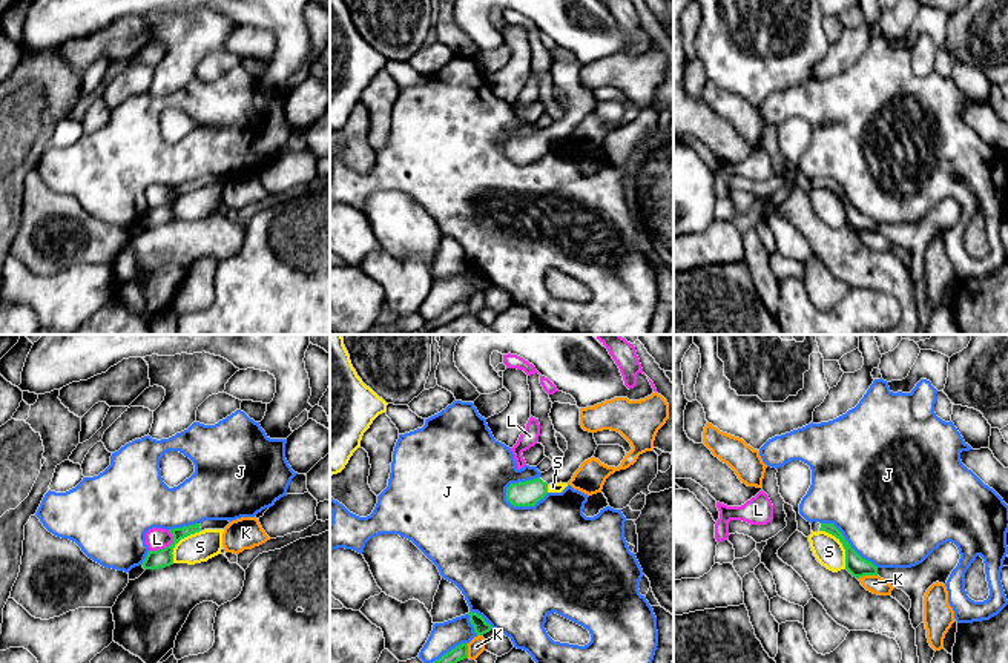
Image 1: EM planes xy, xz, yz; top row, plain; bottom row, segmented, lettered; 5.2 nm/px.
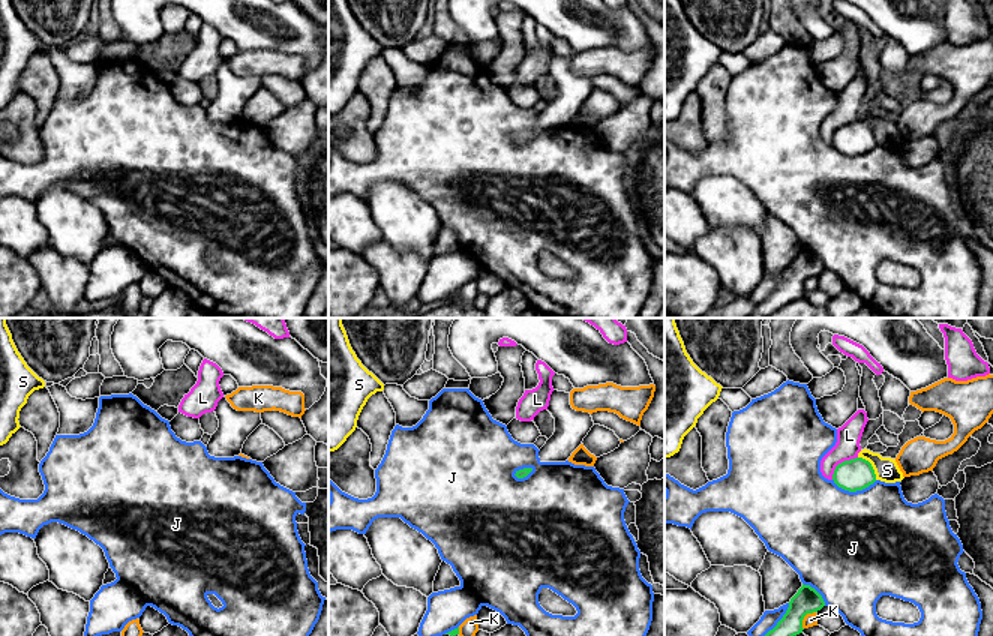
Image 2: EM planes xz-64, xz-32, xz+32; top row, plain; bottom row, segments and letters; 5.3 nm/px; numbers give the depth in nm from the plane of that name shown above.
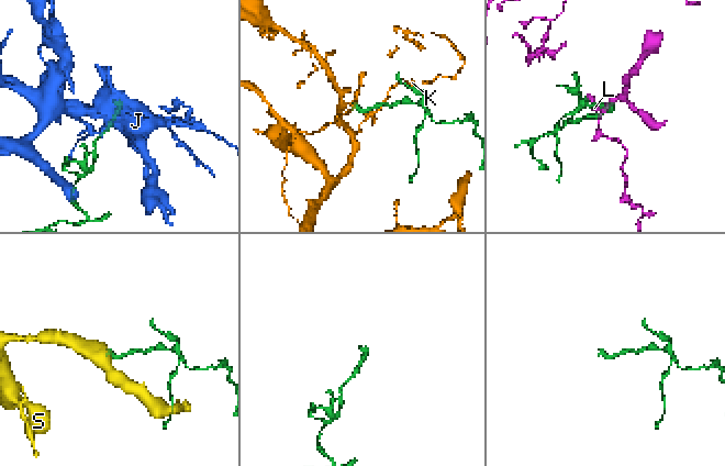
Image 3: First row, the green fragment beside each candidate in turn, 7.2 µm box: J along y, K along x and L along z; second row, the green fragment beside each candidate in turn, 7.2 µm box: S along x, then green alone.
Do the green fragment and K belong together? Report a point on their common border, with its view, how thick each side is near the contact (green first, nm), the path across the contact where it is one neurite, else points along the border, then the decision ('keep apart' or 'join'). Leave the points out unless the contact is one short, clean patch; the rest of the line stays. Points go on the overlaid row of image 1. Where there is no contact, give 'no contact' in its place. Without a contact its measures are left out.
yz (867, 574) | 110/90 nm | keep apart

